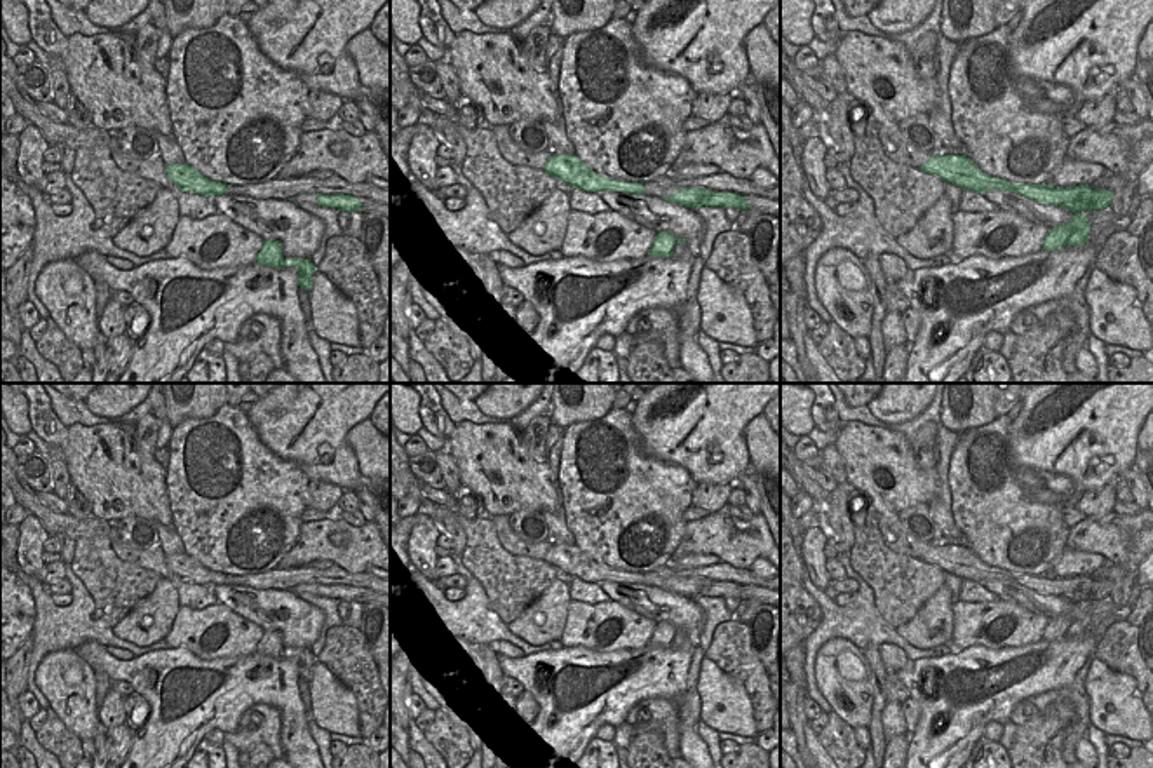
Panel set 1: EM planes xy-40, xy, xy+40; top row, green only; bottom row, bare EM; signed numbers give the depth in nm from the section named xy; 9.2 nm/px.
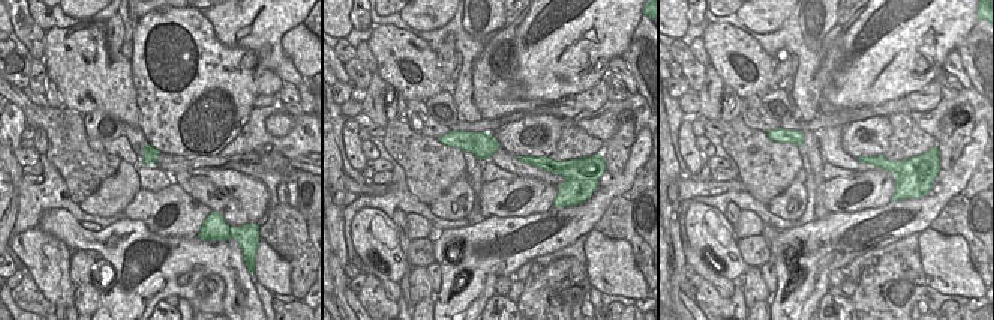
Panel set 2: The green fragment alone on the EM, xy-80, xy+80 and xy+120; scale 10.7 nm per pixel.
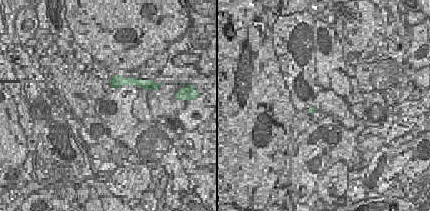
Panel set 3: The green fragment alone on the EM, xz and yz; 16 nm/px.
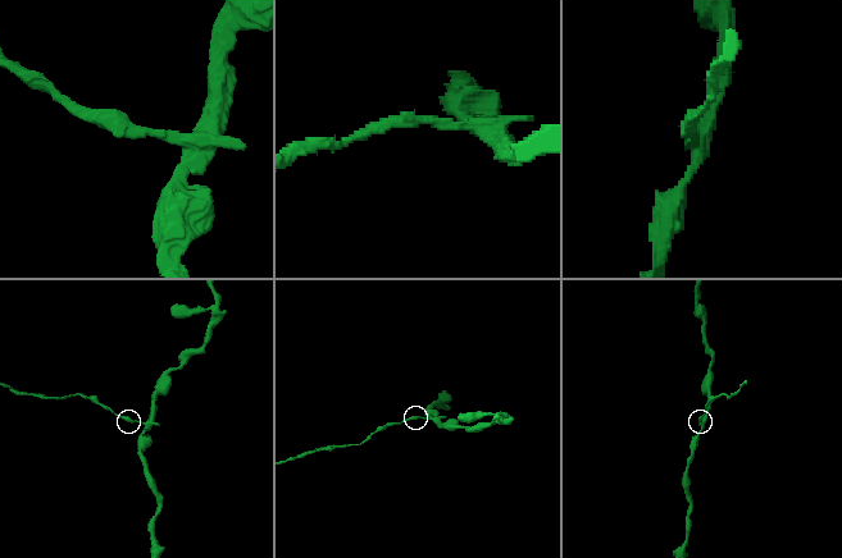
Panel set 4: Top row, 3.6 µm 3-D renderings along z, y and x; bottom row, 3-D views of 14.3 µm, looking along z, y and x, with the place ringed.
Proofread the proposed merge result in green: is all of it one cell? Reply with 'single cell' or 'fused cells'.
fused cells

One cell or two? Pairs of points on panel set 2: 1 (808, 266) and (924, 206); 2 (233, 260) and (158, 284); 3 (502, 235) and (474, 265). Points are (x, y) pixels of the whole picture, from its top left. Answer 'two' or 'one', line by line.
1: one
2: one
3: one

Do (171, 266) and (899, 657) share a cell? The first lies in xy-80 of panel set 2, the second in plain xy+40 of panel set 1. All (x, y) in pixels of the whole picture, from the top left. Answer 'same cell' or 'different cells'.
different cells

